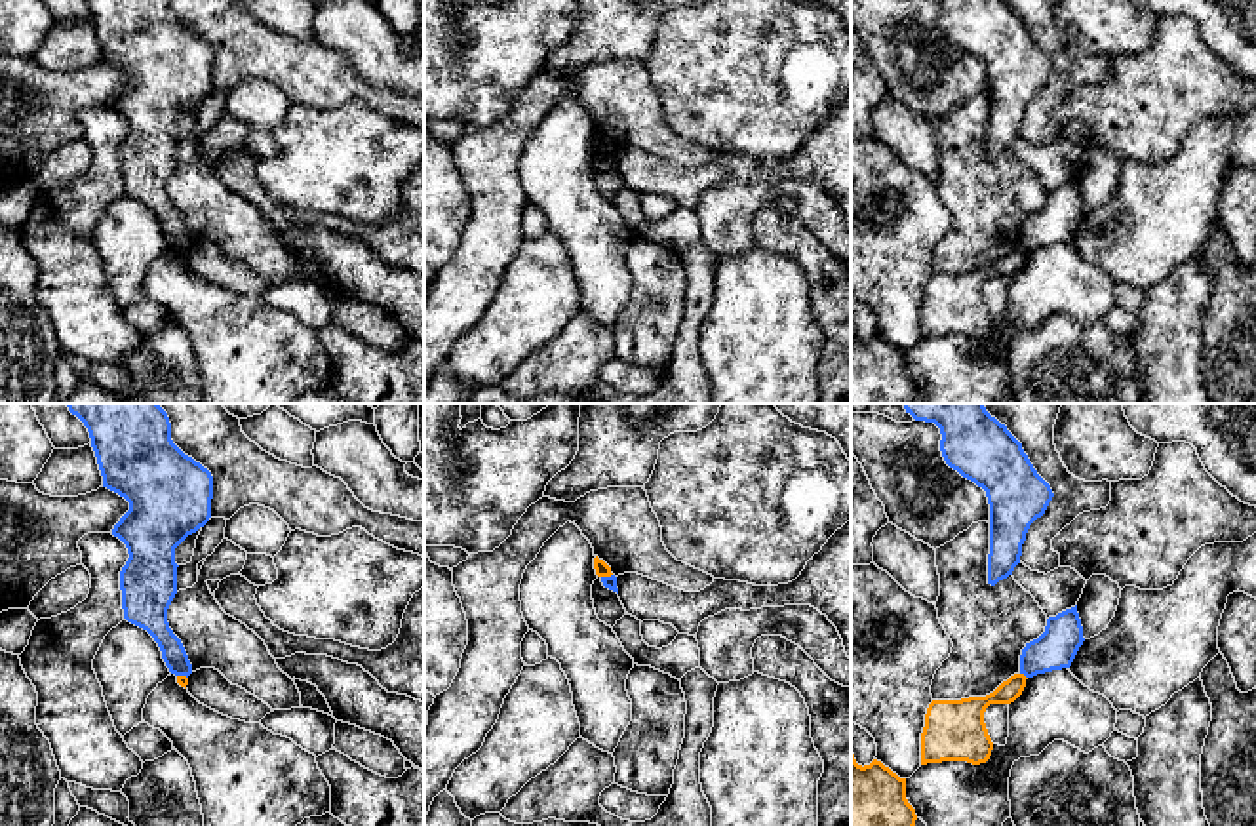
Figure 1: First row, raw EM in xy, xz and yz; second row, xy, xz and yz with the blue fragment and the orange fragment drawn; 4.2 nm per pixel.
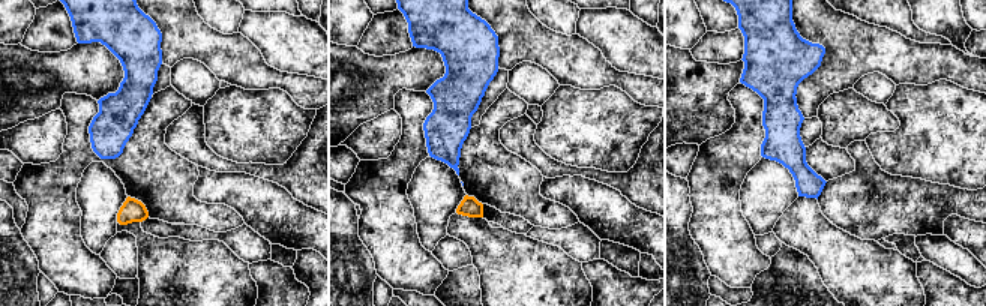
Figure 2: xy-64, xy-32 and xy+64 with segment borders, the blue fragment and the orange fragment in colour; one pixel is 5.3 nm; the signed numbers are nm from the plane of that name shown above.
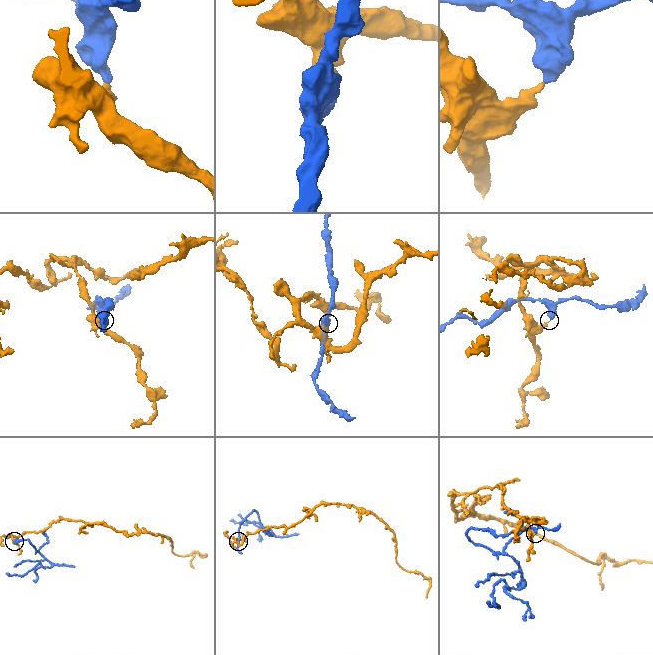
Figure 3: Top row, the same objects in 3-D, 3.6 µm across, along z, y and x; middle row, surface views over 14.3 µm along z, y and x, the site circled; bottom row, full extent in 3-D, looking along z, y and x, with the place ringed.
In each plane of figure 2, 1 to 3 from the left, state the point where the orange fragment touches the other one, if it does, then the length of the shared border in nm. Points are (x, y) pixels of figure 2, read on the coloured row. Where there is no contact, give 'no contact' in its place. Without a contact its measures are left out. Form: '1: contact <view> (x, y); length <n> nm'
1: no contact
2: no contact
3: no contact

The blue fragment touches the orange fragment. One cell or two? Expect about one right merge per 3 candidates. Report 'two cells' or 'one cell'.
two cells

